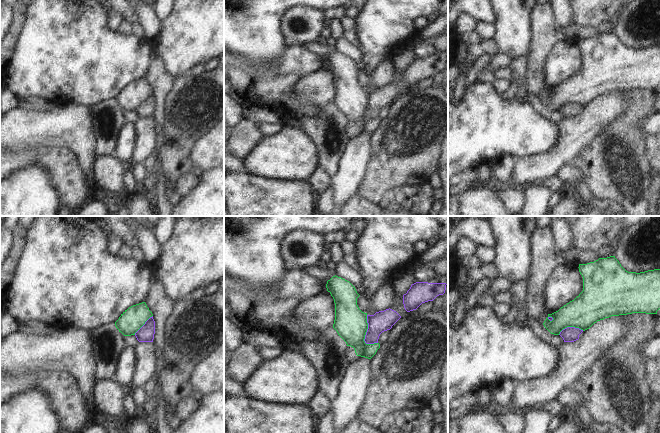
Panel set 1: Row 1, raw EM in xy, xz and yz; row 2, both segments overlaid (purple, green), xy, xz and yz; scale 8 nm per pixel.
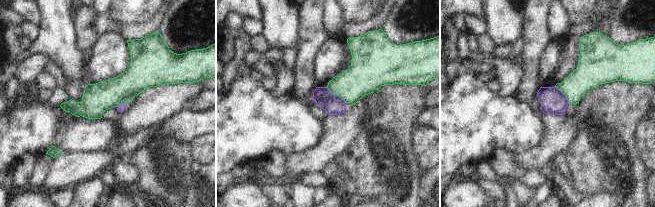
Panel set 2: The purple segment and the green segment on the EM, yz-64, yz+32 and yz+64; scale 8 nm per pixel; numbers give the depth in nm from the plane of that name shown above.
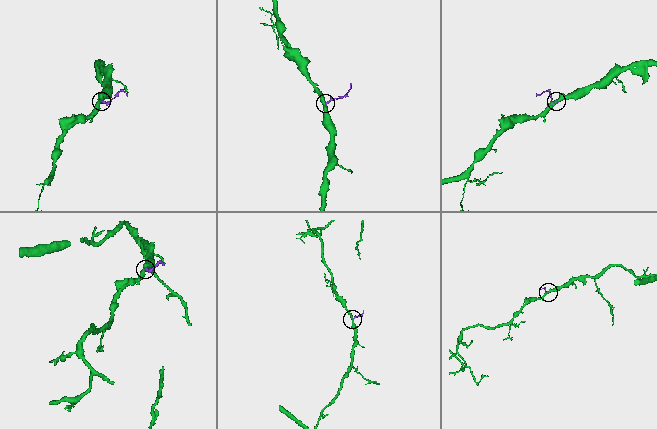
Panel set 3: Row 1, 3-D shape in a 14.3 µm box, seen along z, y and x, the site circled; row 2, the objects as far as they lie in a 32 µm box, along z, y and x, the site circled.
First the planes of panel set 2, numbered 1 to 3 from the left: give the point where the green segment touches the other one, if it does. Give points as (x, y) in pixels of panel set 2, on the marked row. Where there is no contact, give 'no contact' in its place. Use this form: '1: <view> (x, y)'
1: yz-64 (121, 103)
2: yz+32 (336, 95)
3: yz+64 (563, 94)

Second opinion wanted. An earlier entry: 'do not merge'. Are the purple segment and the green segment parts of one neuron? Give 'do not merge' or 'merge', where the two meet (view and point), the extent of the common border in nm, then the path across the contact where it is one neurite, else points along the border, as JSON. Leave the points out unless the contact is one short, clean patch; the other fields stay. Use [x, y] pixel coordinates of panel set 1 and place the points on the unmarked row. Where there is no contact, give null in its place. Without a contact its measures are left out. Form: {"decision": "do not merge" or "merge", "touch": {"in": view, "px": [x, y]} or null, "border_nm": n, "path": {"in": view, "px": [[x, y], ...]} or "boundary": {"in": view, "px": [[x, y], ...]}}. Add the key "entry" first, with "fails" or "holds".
{"entry": "holds", "decision": "do not merge", "touch": {"in": "xz", "px": [365, 111]}, "border_nm": 240, "boundary": {"in": "xz", "px": [[366, 91], [367, 107], [364, 117], [366, 119], [377, 119]]}}

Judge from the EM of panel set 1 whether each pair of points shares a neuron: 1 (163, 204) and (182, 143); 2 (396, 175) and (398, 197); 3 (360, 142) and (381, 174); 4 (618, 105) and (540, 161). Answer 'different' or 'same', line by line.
1: different
2: different
3: different
4: same

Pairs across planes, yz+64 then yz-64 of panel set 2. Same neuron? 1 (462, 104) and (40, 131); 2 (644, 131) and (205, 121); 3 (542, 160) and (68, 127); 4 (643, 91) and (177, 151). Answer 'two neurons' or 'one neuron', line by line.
1: one neuron
2: two neurons
3: two neurons
4: one neuron

